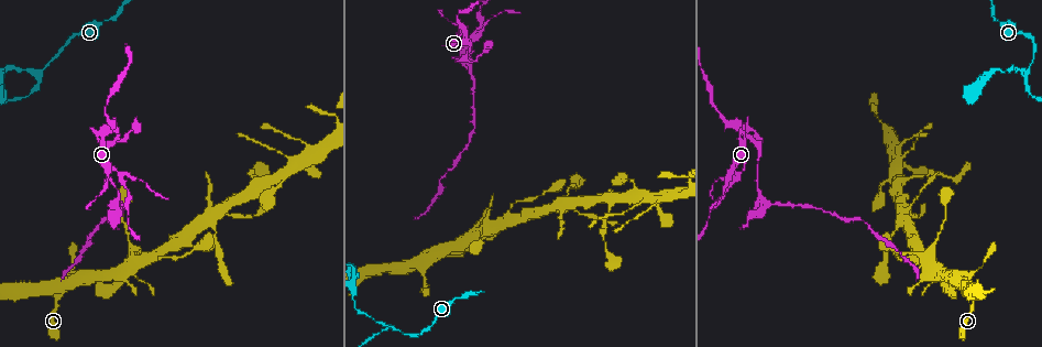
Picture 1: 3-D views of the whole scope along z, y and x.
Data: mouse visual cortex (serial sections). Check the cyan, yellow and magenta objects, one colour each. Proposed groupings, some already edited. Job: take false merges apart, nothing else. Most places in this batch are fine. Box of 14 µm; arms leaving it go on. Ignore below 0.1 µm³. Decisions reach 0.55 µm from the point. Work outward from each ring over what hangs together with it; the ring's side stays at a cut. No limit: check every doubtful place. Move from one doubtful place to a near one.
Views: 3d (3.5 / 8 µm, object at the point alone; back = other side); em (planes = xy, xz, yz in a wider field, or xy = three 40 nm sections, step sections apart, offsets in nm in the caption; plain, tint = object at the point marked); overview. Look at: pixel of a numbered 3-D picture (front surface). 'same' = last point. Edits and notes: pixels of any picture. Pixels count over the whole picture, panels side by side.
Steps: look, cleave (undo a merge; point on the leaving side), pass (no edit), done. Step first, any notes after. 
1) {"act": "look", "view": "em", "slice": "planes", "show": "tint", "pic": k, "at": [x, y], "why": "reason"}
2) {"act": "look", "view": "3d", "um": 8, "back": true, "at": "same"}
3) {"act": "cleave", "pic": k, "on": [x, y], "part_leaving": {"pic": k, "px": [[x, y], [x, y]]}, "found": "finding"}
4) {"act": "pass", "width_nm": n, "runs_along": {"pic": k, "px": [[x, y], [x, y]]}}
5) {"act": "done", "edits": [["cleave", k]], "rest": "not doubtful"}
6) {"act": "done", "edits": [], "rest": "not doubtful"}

{"act": "look", "view": "3d", "um": 3.5, "pic": 1, "at": [1027, 75], "why": "a fork"}

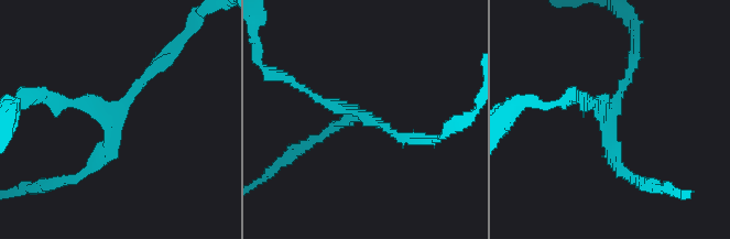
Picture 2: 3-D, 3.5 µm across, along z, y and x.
{"act": "look", "view": "em", "slice": "xy", "step": 2, "show": "tint", "pic": 2, "at": [610, 110], "arms": 3, "arm_widths_nm": [150, 150, 200]}

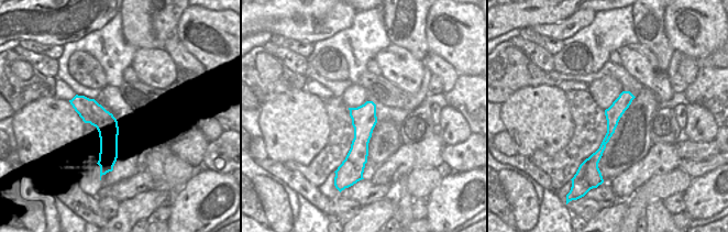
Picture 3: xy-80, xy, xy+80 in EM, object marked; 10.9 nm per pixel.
{"act": "look", "view": "em", "slice": "planes", "show": "tint", "at": "same"}

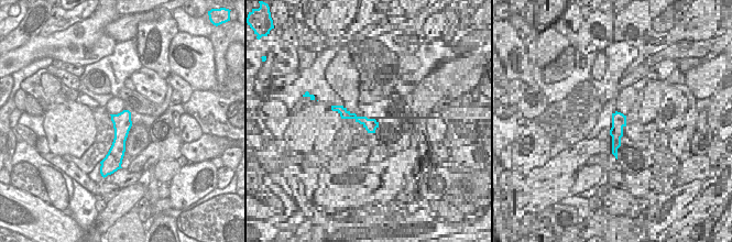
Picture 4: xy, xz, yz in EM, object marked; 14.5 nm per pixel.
{"act": "pass", "runs_along": {"pic": 2, "px": [[413, 139], [301, 87]]}, "found": "one cell here"}

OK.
{"act": "look", "view": "3d", "um": 3.5, "pic": 1, "at": [741, 129], "why": "thin neck"}

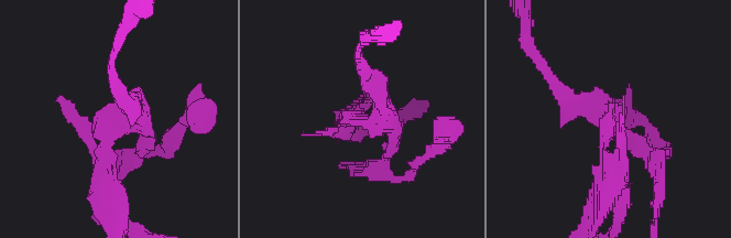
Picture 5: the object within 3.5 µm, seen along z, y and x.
{"act": "look", "view": "em", "slice": "xy", "step": 1, "show": "tint", "pic": 5, "at": [379, 121], "arms": 3, "arm_widths_nm": [150, 200, 250], "why": "now the EM"}

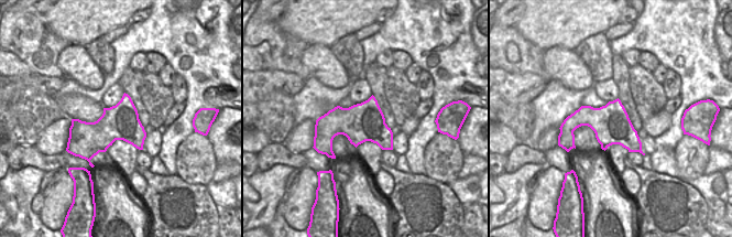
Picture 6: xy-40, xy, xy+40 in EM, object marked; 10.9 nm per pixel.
{"act": "pass", "runs_along": {"pic": 5, "px": [[347, 120], [391, 129], [394, 145], [374, 165]]}, "found": "continuous, no second cell"}

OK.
{"act": "look", "view": "3d", "um": 3.5, "pic": 1, "at": [117, 198], "why": "a fork"}

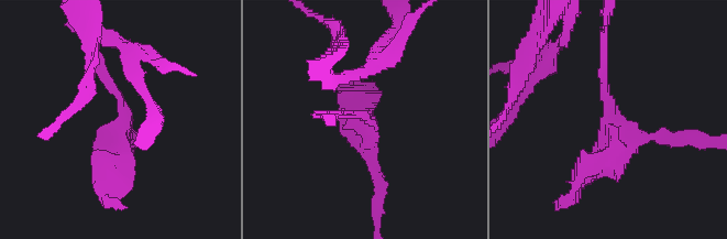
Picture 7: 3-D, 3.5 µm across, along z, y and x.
{"act": "look", "view": "em", "slice": "xy", "step": 1, "show": "tint", "pic": 7, "at": [124, 130]}

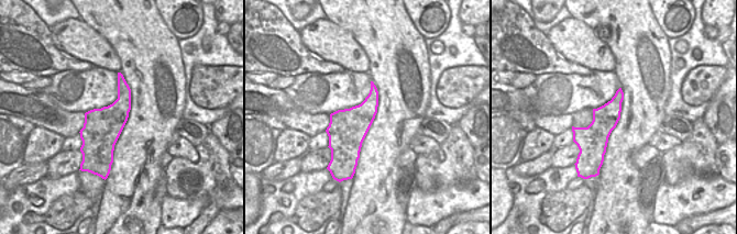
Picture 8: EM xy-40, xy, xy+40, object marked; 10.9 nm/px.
{"act": "pass", "found": "all the same cell"}

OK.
{"act": "done", "edits": [], "rest": "not doubtful"}

